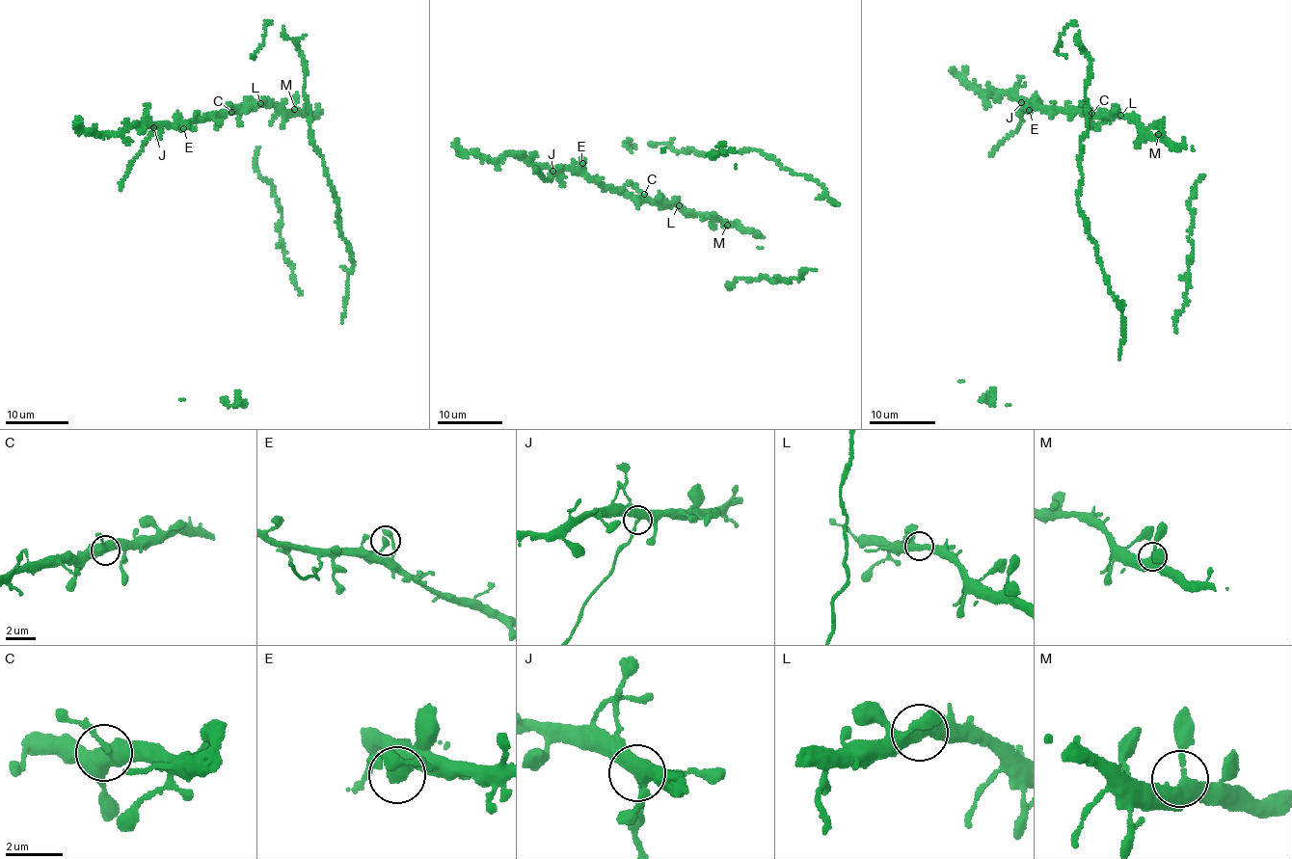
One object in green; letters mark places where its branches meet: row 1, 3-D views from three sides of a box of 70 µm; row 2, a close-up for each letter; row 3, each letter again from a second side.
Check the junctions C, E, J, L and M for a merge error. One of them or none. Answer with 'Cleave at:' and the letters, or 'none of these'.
Cleave at: J

